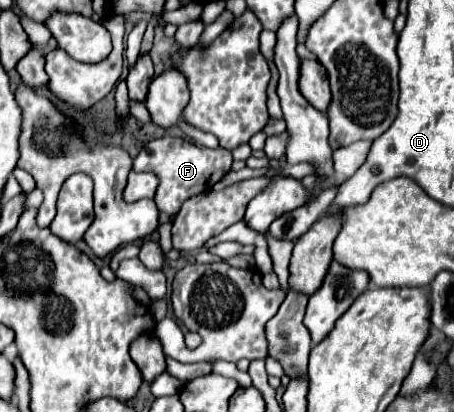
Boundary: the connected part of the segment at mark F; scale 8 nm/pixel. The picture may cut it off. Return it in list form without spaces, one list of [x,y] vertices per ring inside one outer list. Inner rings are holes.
[[[162,137],[146,143],[138,157],[134,159],[134,171],[151,172],[160,180],[154,201],[160,212],[174,217],[180,211],[180,205],[194,195],[208,191],[216,181],[220,181],[232,167],[232,153],[228,149],[208,149],[194,145],[188,139],[180,137]]]

